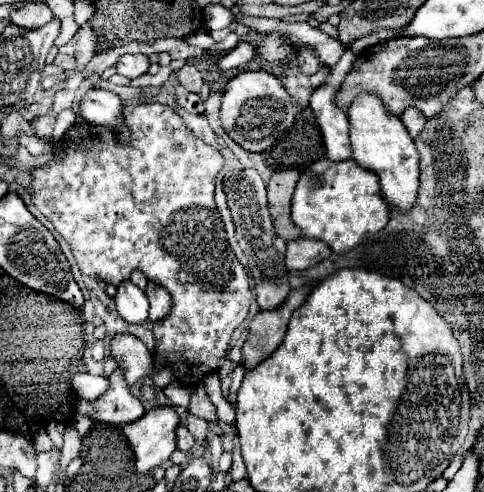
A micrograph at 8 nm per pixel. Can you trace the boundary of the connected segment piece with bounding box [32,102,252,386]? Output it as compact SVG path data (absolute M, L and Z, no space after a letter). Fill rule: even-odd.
M158 102L126 106L124 116L126 116L126 126L132 130L132 140L128 144L118 144L116 136L108 128L104 128L104 126L94 126L94 124L72 126L66 132L66 138L64 138L66 158L64 160L54 158L50 164L46 164L44 168L34 172L34 194L32 194L32 200L34 200L36 208L56 226L60 236L70 244L72 254L74 254L82 274L100 276L104 282L114 284L114 282L130 279L130 272L136 268L136 270L144 272L148 280L158 282L160 286L164 286L170 292L170 296L172 296L172 312L164 320L154 322L154 328L152 328L152 334L154 334L154 340L156 340L154 368L156 370L174 368L174 374L176 374L176 378L178 378L178 382L182 386L198 386L204 376L208 376L208 374L212 374L212 372L222 368L222 364L226 360L226 352L228 352L228 344L230 344L232 332L248 316L248 308L250 308L250 300L252 300L252 292L250 292L250 284L248 284L248 274L240 266L240 262L236 260L232 248L228 246L226 230L224 230L224 224L222 224L220 214L216 210L216 204L214 204L214 182L216 182L216 174L220 172L224 160L222 160L222 154L216 148L212 148L210 144L206 144L200 138L194 138L190 134L190 130L184 126L182 118L170 106L164 106L164 104L158 104Z

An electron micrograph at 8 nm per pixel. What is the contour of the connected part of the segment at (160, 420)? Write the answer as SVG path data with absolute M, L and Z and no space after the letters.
M160 406L142 420L126 424L122 428L132 452L138 474L148 474L152 468L160 466L176 450L174 430L178 426L178 416L170 406Z

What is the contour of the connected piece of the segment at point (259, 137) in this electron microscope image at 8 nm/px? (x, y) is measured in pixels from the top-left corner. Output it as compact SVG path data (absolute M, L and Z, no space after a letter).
M242 72L234 76L226 84L226 92L222 96L222 108L220 108L220 120L228 136L240 144L244 150L250 152L264 152L270 148L278 134L286 132L298 114L298 106L288 96L282 82L268 72Z

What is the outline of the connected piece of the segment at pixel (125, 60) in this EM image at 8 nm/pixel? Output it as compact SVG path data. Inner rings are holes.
M124 54L116 62L116 72L120 76L124 76L124 78L134 80L134 78L146 74L148 66L150 66L150 62L148 62L148 58L144 54Z

